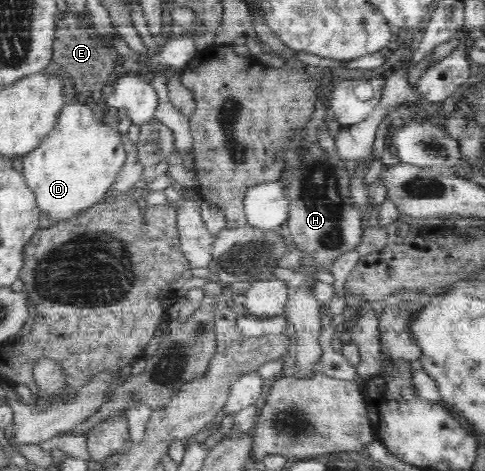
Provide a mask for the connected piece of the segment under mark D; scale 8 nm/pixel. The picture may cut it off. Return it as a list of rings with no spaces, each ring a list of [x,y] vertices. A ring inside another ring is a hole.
[[[81,97],[69,101],[57,118],[55,128],[43,142],[33,151],[22,157],[22,174],[29,189],[33,190],[36,203],[44,216],[53,223],[69,220],[78,212],[91,208],[105,199],[109,188],[115,183],[119,169],[125,165],[127,159],[127,145],[117,128],[108,127],[99,122],[92,111],[92,103],[81,101]]]

